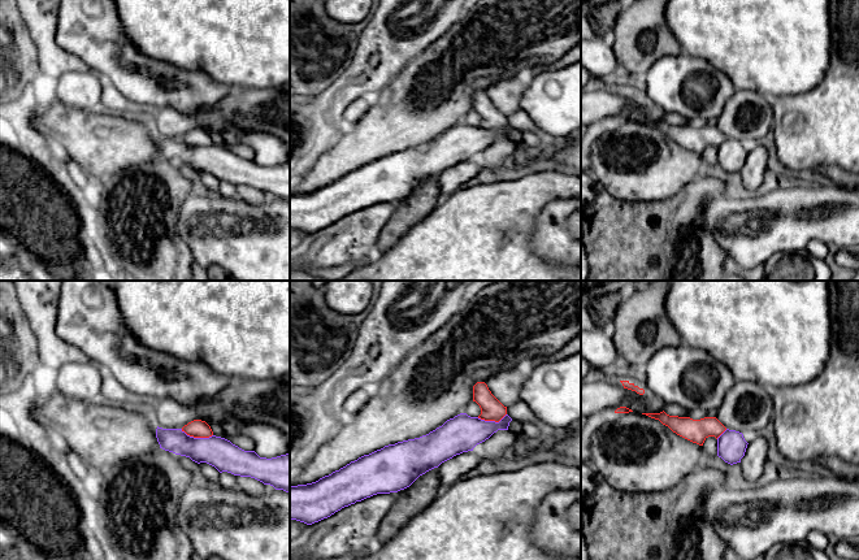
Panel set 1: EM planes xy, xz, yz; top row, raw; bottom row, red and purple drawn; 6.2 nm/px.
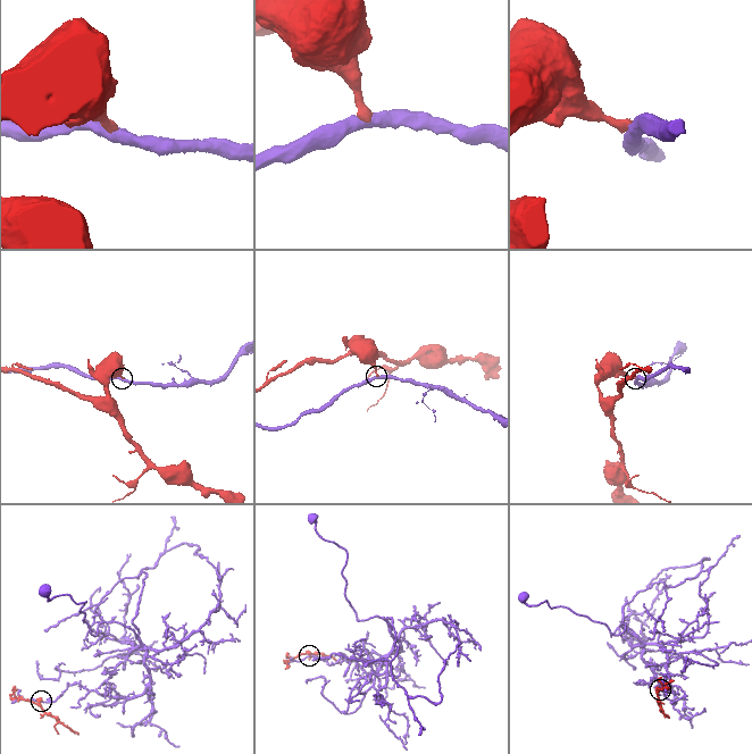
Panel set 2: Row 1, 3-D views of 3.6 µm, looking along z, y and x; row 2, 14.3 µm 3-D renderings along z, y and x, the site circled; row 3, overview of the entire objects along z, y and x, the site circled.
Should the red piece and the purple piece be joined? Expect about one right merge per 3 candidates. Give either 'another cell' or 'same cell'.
another cell

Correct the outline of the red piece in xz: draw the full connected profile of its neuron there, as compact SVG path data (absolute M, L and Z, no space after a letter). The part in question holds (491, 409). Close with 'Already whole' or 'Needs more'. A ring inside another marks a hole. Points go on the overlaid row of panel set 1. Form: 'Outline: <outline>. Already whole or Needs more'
Outline: M485 382L473 386L473 401L481 408L481 420L499 422L507 414L507 407L491 394Z. Already whole

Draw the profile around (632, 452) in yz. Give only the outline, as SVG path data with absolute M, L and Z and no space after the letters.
M637 412L608 417L590 437L589 450L596 473L615 490L624 492L664 491L706 461L702 446L677 435L659 420Z

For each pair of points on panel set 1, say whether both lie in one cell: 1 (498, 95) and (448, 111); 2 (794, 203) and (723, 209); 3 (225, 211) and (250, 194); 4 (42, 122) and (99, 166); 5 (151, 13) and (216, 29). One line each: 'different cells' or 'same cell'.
1: different cells
2: same cell
3: different cells
4: same cell
5: same cell

